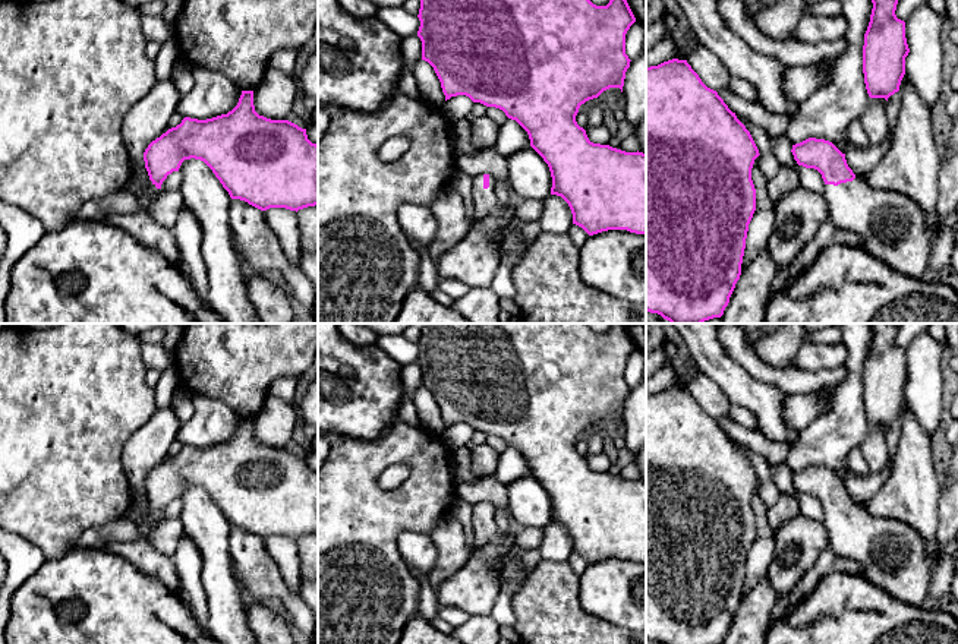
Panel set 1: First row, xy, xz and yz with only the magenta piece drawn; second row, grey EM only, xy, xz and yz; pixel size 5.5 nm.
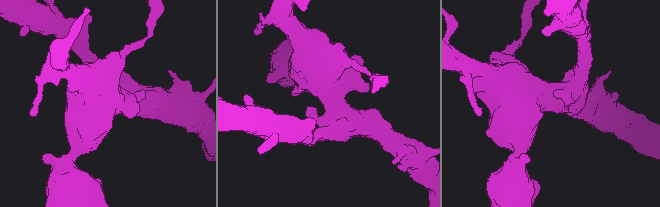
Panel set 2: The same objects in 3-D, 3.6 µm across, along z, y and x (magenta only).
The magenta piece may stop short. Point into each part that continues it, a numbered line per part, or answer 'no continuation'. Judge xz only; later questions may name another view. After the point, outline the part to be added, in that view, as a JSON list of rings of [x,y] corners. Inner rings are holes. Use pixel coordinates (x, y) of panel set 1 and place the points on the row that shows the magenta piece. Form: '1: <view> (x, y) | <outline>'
1: xz (484, 201) | [[[483,174],[473,179],[472,195],[472,224],[485,220],[489,215],[501,215],[507,205],[502,205],[495,195],[495,179],[489,176],[489,187],[483,187]]]

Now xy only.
1: xy (153, 192) | [[[155,184],[142,196],[142,203],[148,203],[154,198],[157,198],[163,190],[157,189]]]

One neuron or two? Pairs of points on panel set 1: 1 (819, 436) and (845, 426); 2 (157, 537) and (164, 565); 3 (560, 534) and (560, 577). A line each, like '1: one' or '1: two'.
1: one
2: two
3: two

